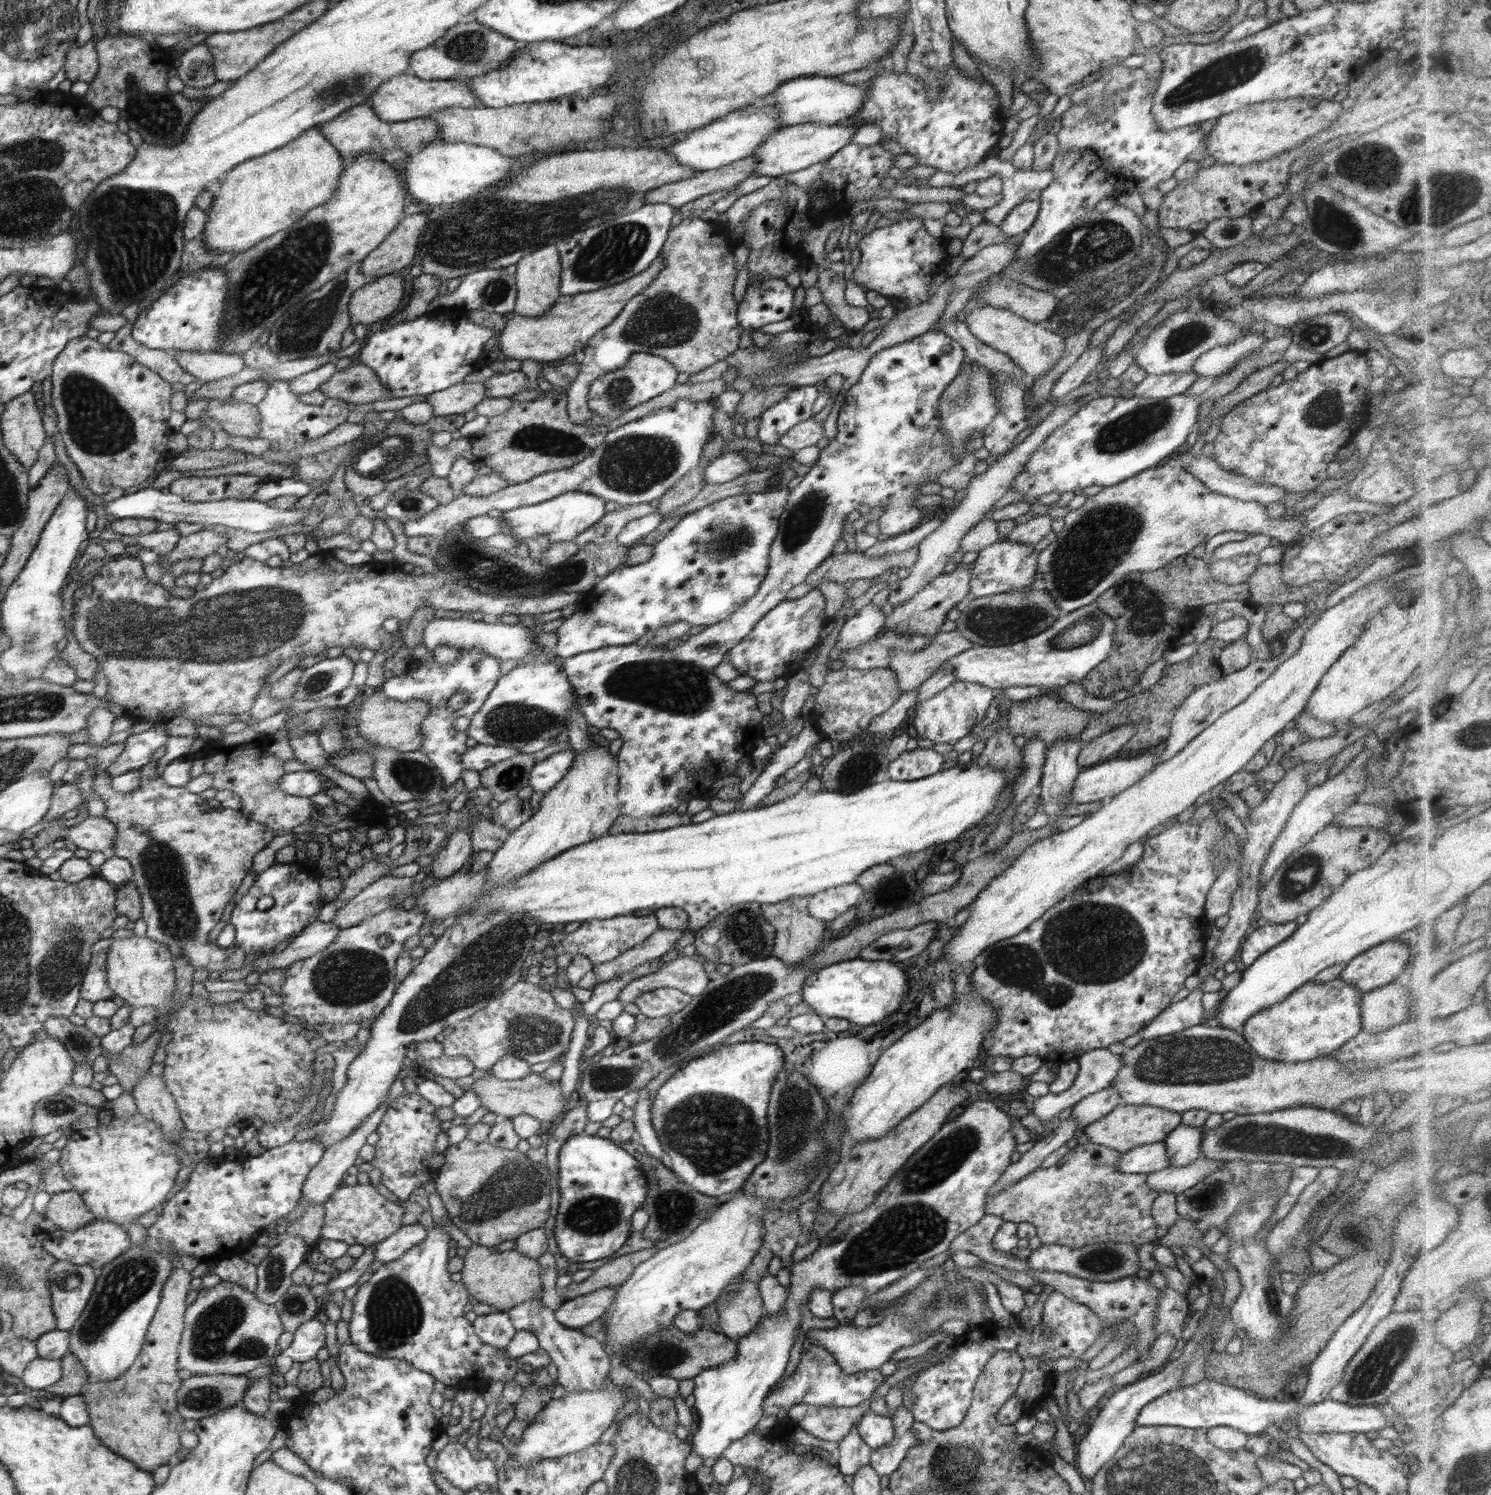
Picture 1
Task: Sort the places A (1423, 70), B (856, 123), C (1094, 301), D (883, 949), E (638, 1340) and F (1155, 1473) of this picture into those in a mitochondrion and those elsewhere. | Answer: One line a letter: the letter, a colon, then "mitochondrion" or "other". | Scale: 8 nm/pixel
A: other
B: other
C: mitochondrion
D: other
E: mitochondrion
F: mitochondrion

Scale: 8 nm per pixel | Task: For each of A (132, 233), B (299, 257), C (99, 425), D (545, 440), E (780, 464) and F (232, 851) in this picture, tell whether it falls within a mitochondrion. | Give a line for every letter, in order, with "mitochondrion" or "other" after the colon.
A: mitochondrion
B: mitochondrion
C: mitochondrion
D: mitochondrion
E: other
F: other

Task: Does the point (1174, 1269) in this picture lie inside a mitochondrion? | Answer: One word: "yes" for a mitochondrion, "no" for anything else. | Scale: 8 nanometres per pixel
no

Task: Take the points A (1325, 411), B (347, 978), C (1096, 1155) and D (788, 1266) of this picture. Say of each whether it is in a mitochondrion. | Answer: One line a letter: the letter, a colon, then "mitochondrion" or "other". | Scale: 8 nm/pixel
A: mitochondrion
B: mitochondrion
C: other
D: other

